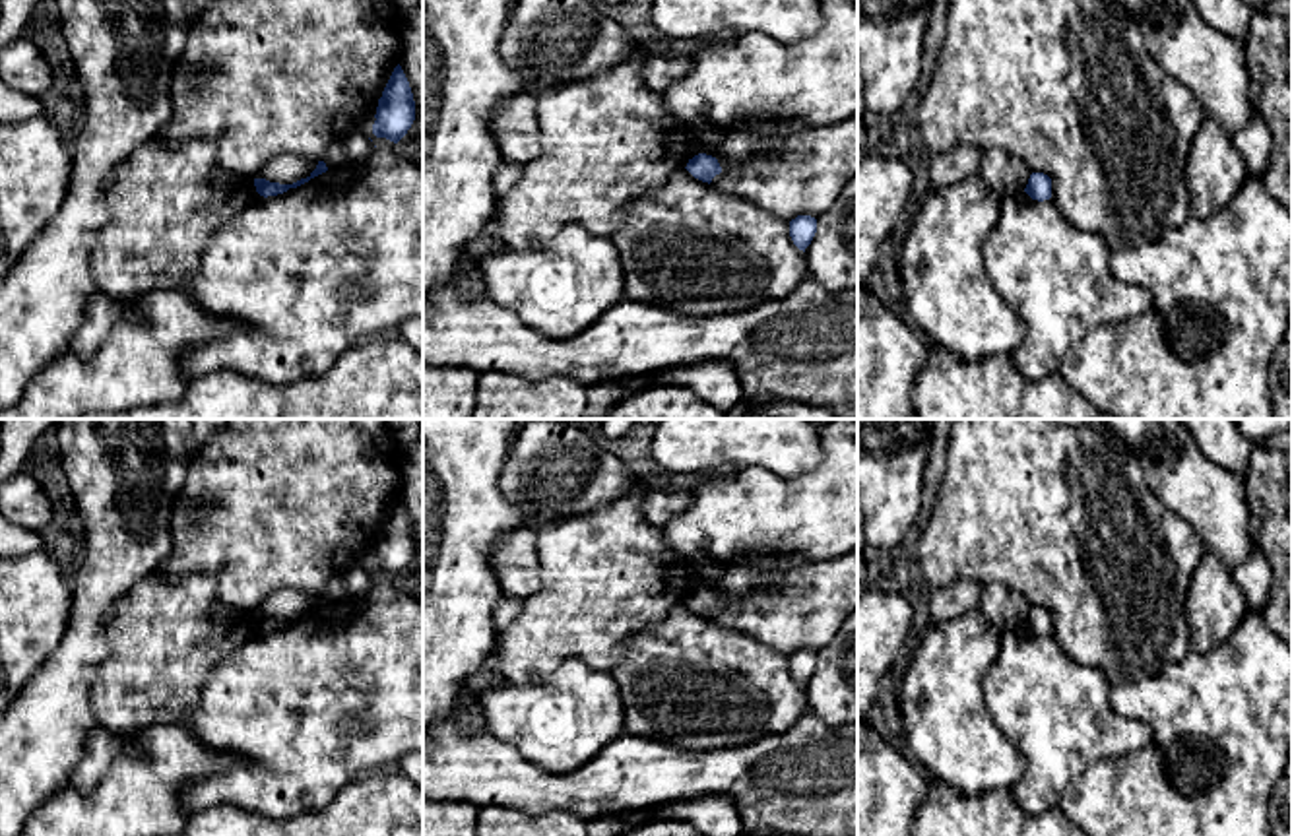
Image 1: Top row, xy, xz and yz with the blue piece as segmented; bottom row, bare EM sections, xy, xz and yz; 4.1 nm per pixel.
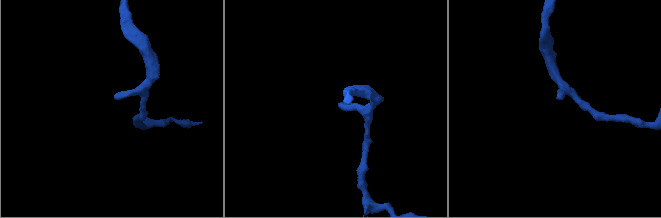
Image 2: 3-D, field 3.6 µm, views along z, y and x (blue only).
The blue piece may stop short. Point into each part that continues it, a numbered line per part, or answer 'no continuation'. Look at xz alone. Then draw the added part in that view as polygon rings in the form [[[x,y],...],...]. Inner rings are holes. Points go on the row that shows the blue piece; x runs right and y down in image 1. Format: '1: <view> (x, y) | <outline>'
no continuation

